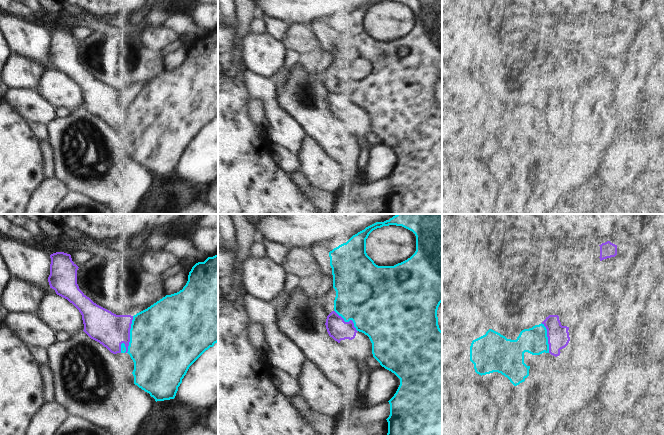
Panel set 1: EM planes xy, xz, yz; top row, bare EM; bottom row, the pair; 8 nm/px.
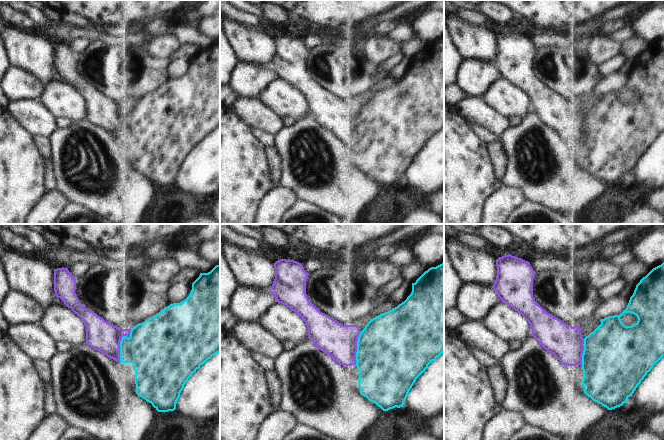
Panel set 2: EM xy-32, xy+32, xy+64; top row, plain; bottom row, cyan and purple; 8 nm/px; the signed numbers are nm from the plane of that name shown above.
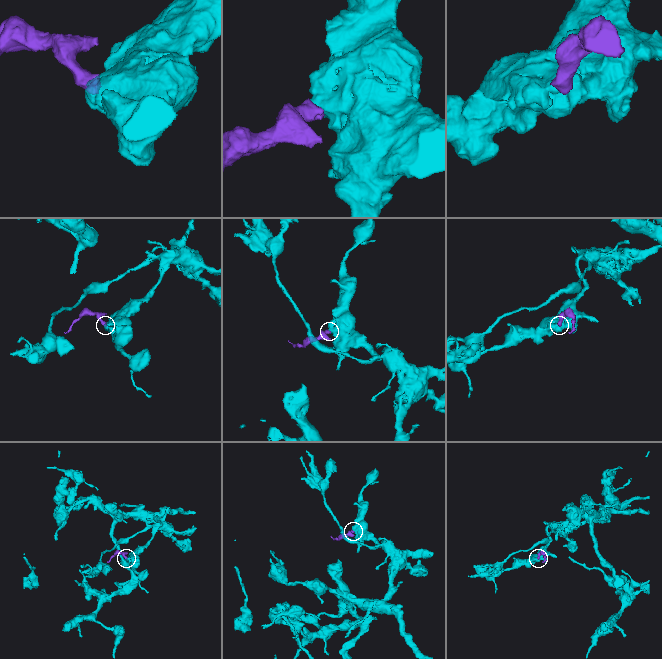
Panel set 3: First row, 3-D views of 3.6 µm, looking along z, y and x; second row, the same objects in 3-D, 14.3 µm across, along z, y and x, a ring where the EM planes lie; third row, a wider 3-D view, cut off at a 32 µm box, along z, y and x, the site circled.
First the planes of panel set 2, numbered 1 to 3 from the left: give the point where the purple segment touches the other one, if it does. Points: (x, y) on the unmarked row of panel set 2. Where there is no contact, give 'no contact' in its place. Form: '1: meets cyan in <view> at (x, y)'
1: meets cyan in xy-32 at (120, 118)
2: meets cyan in xy+32 at (357, 124)
3: meets cyan in xy+64 at (583, 127)

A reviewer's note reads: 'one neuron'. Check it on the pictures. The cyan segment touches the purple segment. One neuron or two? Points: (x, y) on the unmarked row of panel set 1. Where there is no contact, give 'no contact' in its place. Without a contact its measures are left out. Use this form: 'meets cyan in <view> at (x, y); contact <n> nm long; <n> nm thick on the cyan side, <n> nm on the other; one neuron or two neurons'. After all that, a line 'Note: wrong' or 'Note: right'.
meets cyan in xy at (130, 115); contact 320 nm long; 500 nm thick on the cyan side, 260 nm on the other; two neurons
Note: wrong

